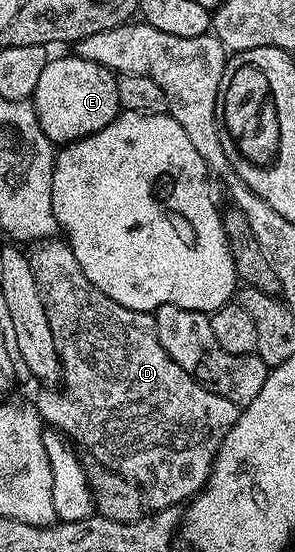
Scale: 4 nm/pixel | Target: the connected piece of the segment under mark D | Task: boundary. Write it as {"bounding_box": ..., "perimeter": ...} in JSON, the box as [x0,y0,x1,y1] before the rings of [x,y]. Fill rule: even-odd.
{"bounding_box":[27,238,239,510],"perimeter":[[[59,238],[41,239],[28,247],[27,255],[31,264],[32,274],[35,276],[37,287],[40,290],[40,298],[43,300],[44,311],[47,312],[47,324],[51,324],[51,336],[55,336],[57,355],[71,356],[73,358],[75,356],[75,350],[81,348],[81,356],[87,356],[85,358],[85,362],[87,362],[85,364],[85,372],[91,368],[93,382],[97,378],[97,382],[103,384],[103,398],[60,398],[60,396],[57,398],[45,398],[38,393],[35,398],[35,405],[37,413],[41,416],[42,423],[49,425],[50,422],[53,425],[50,427],[54,431],[68,436],[78,447],[85,446],[81,447],[84,453],[95,456],[95,460],[99,464],[110,466],[112,470],[120,470],[125,477],[132,478],[142,488],[153,486],[153,502],[151,498],[153,510],[162,510],[168,506],[181,506],[186,500],[192,499],[205,486],[205,481],[209,478],[209,473],[213,470],[213,462],[217,458],[219,448],[223,444],[227,432],[231,432],[231,428],[237,422],[239,413],[237,405],[231,400],[227,400],[223,396],[211,392],[205,386],[201,385],[200,382],[194,380],[190,374],[183,372],[183,368],[179,368],[179,364],[175,364],[175,360],[171,360],[171,356],[167,356],[167,352],[163,352],[163,344],[159,344],[159,336],[157,335],[157,320],[152,313],[125,308],[121,304],[116,304],[105,293],[99,292],[83,276],[83,270],[80,268],[79,262],[75,259],[75,254],[71,252],[66,241]]]}

